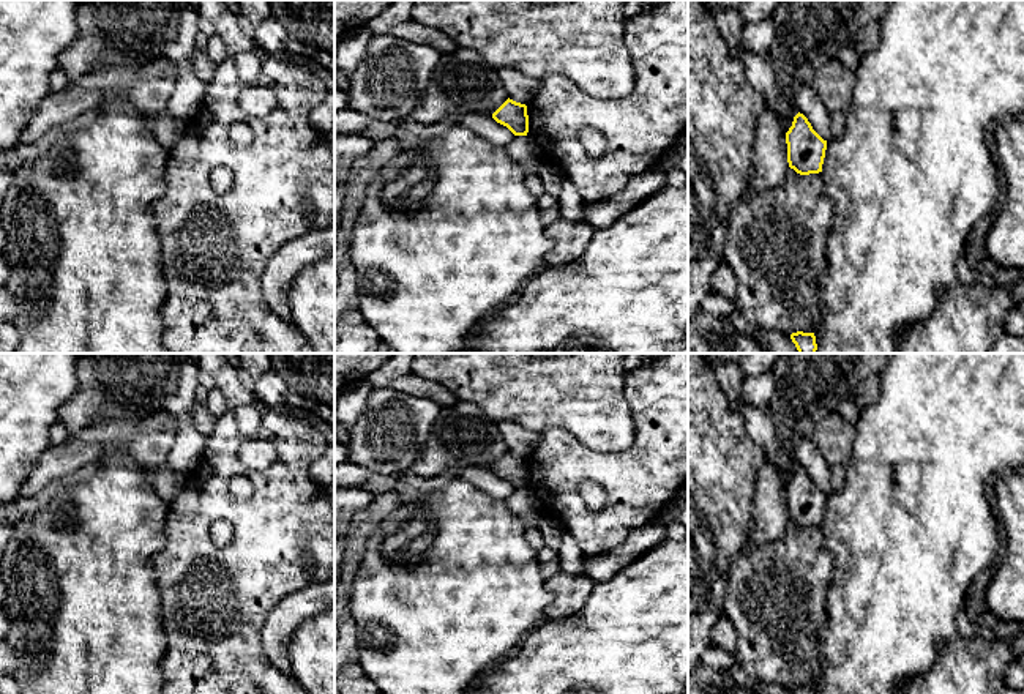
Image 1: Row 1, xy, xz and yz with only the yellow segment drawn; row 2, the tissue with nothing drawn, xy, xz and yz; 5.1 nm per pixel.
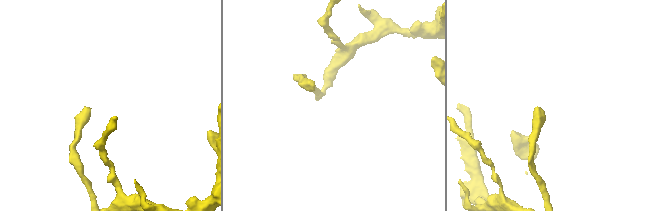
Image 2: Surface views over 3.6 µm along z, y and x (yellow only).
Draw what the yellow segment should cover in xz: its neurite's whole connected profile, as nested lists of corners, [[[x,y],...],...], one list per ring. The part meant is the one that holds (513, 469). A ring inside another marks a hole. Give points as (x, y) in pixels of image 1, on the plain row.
[[[510,451],[492,467],[492,472],[514,489],[527,489],[529,486],[527,459]]]

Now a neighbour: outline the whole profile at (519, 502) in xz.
[[[516,489],[506,500],[508,508],[524,522],[524,525],[544,524],[544,516],[530,497],[527,489]]]

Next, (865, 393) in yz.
[[[879,374],[869,375],[866,380],[858,383],[850,397],[857,404],[860,410],[866,409],[871,405],[879,396]]]

